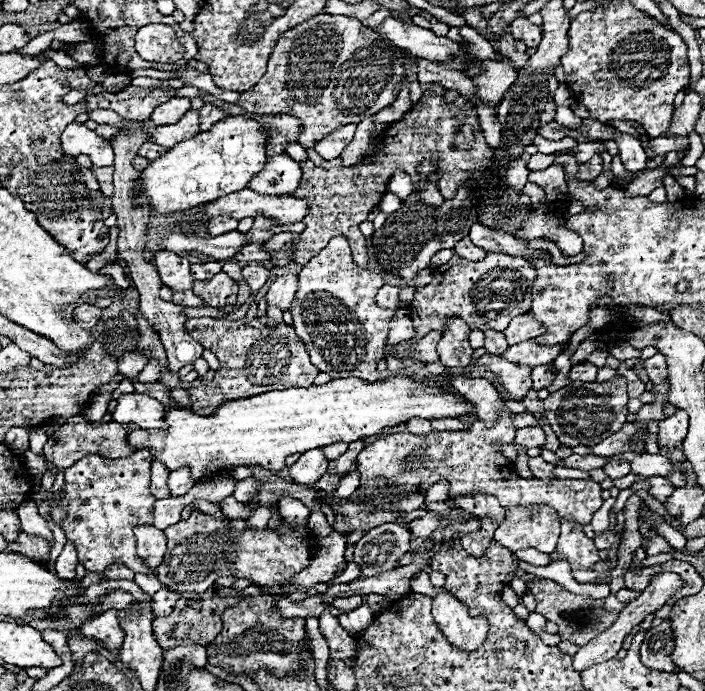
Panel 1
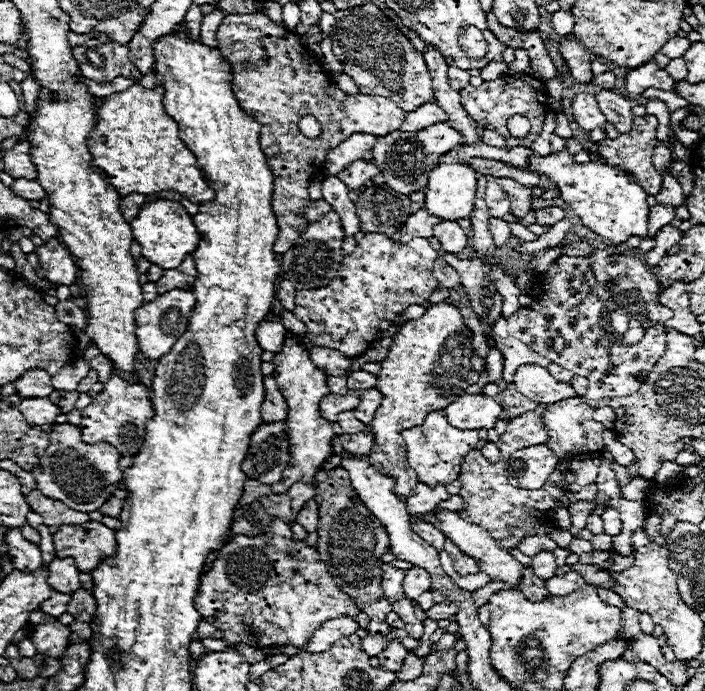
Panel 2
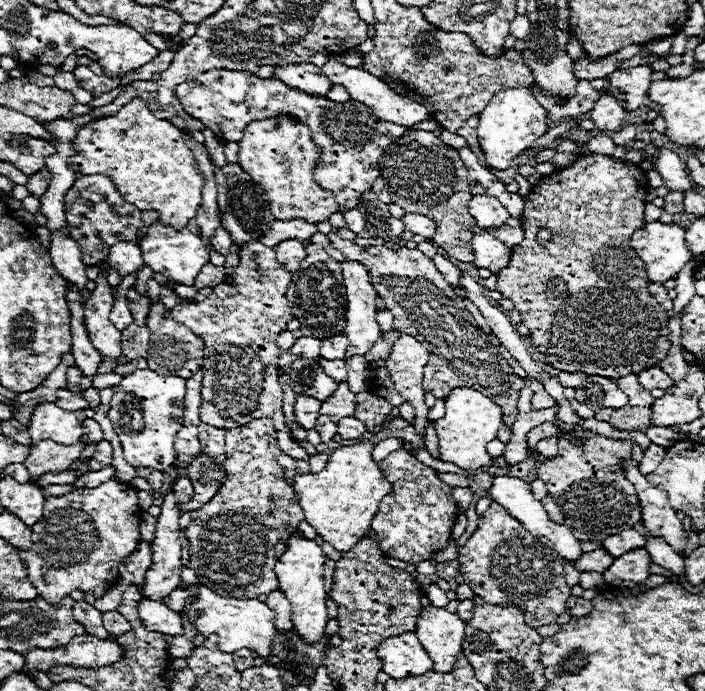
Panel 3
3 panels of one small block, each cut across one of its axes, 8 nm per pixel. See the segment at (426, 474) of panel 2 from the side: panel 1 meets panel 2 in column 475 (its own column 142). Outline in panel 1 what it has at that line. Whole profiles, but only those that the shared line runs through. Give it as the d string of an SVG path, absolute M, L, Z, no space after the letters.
M396 374L386 380L368 384L360 378L340 378L322 386L270 390L252 398L228 400L216 406L208 416L186 408L170 408L164 416L168 430L130 430L128 444L138 450L148 448L168 472L188 466L192 478L214 478L232 466L264 466L266 470L282 470L286 456L326 446L332 442L354 442L376 436L386 428L394 428L410 418L458 418L474 412L474 406L422 380L410 380Z

